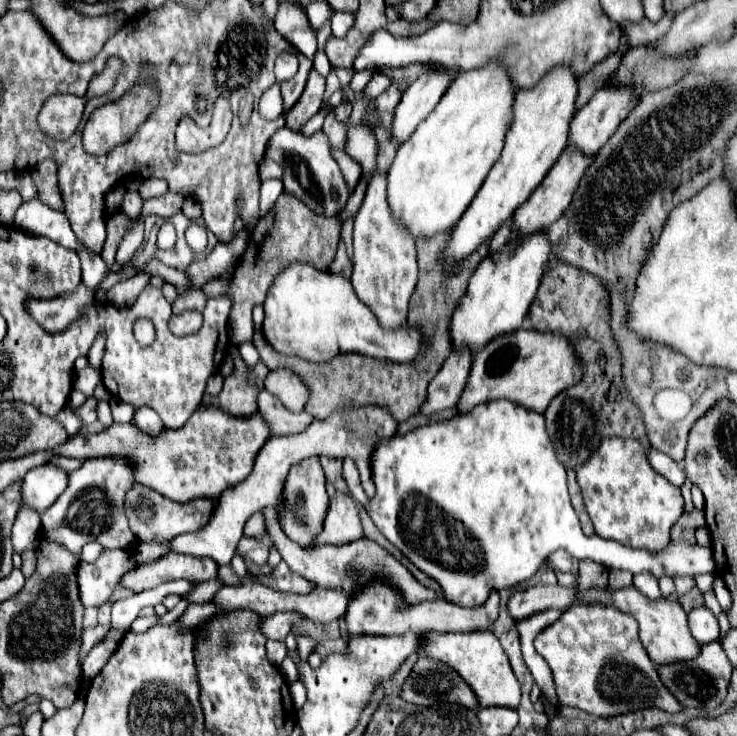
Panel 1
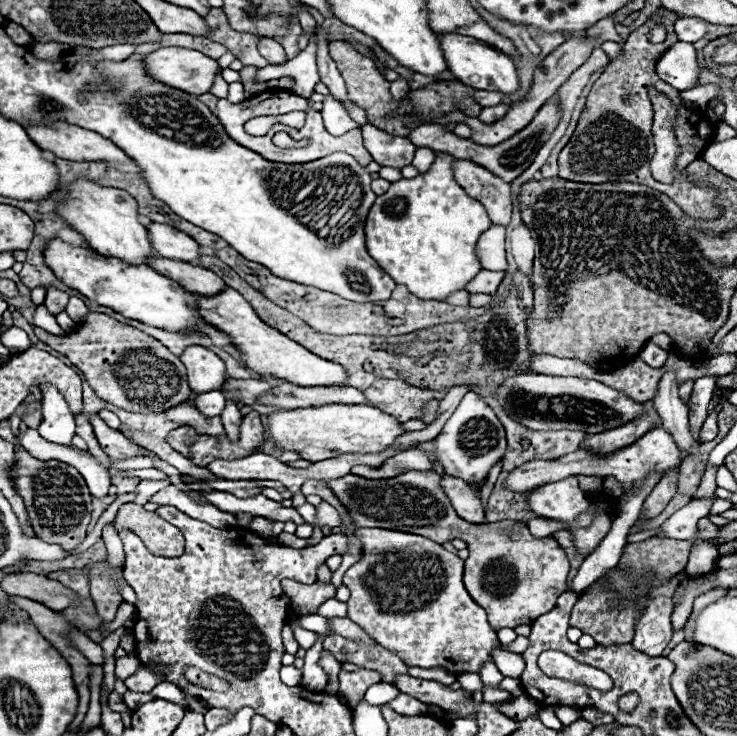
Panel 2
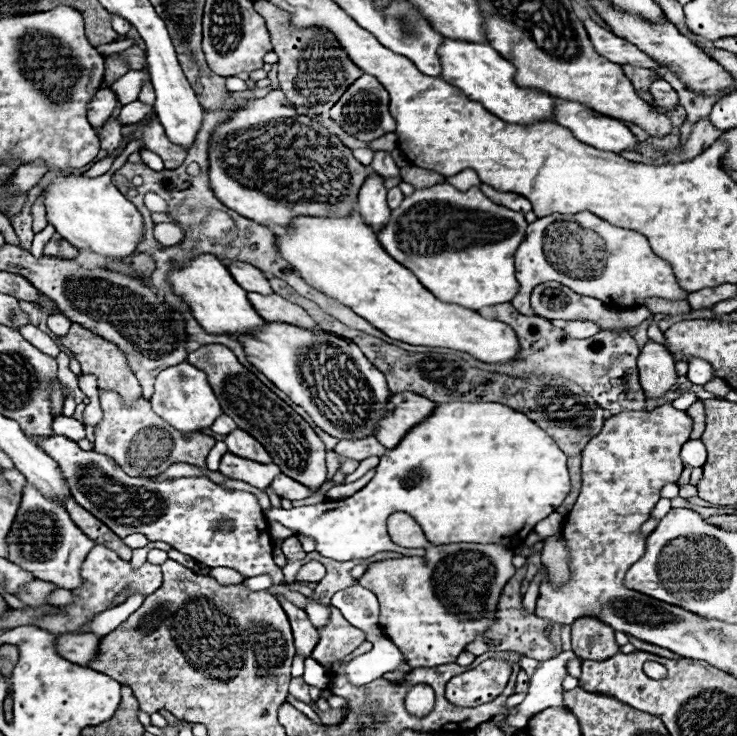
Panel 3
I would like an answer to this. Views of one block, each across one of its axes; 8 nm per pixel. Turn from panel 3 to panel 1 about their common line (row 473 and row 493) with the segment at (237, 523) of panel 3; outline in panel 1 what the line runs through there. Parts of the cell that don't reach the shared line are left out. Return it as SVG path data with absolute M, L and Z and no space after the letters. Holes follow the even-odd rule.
M90 458L78 470L68 474L68 488L40 516L42 538L66 546L80 554L86 542L98 542L104 548L128 550L138 540L128 528L124 514L124 494L134 484L132 468L124 458Z

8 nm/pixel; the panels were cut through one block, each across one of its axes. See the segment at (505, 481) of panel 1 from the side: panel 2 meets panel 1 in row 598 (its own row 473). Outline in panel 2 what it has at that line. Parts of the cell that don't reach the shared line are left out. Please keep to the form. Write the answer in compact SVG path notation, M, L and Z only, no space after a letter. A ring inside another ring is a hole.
M468 392L442 432L436 436L434 446L436 458L442 462L448 476L456 476L466 482L480 482L486 478L488 468L492 468L496 460L502 460L502 456L506 454L506 432L492 408L482 400L482 396Z

